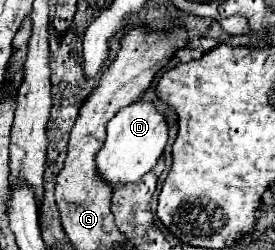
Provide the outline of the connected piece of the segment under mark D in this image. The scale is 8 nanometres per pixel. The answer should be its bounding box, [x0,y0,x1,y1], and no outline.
[96,100,168,186]

